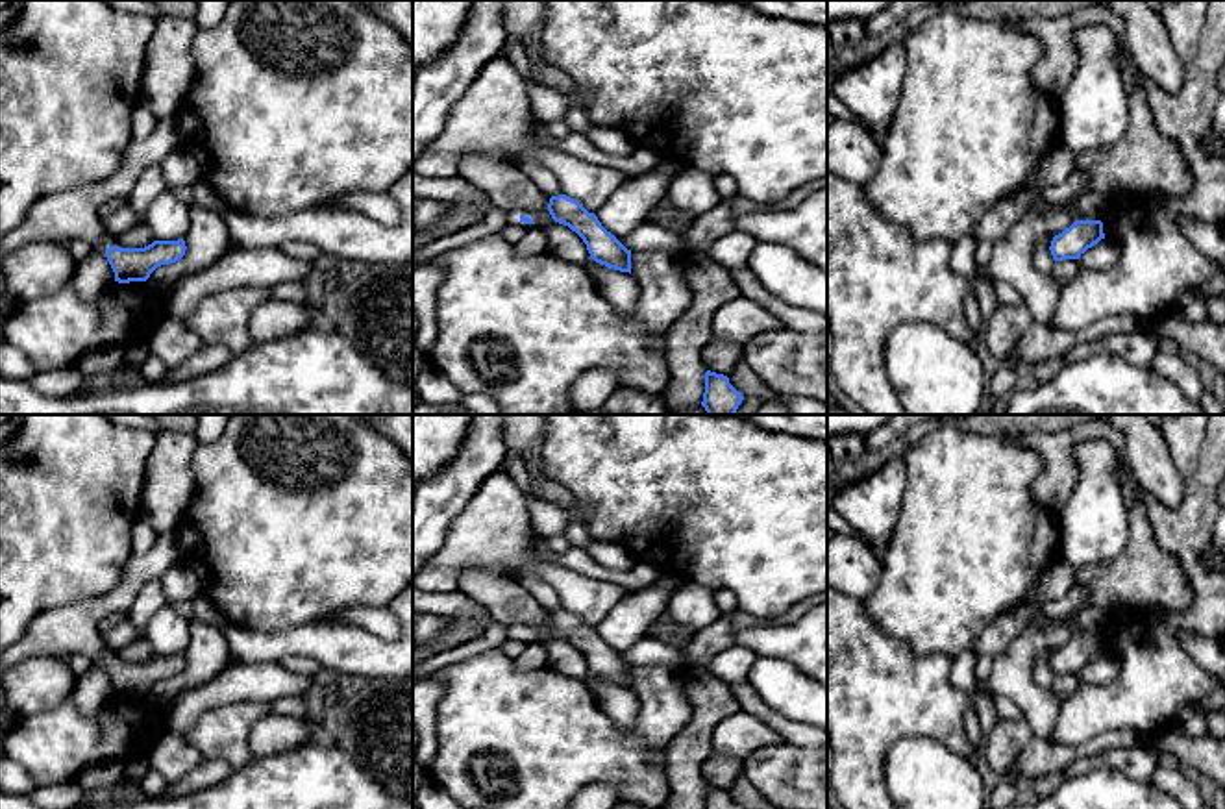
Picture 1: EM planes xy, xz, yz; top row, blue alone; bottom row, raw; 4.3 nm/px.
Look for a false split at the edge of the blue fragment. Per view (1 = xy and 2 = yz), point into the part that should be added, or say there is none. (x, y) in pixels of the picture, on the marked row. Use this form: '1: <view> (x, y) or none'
1: none
2: none

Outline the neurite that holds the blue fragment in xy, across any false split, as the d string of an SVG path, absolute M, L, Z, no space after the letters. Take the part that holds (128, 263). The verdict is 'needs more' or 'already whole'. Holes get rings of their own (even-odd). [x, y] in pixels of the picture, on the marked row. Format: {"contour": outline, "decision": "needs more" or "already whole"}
{"contour": "M154 241L144 248L105 248L105 257L115 272L115 281L146 281L161 267L179 261L185 255L185 241Z", "decision": "already whole"}

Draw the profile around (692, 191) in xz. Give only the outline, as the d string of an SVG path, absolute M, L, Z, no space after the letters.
M696 168L677 174L668 187L668 196L677 209L696 217L722 202L714 189L714 178Z

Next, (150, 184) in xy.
M159 165L148 167L141 172L133 191L128 196L130 207L146 215L150 204L167 189Z

